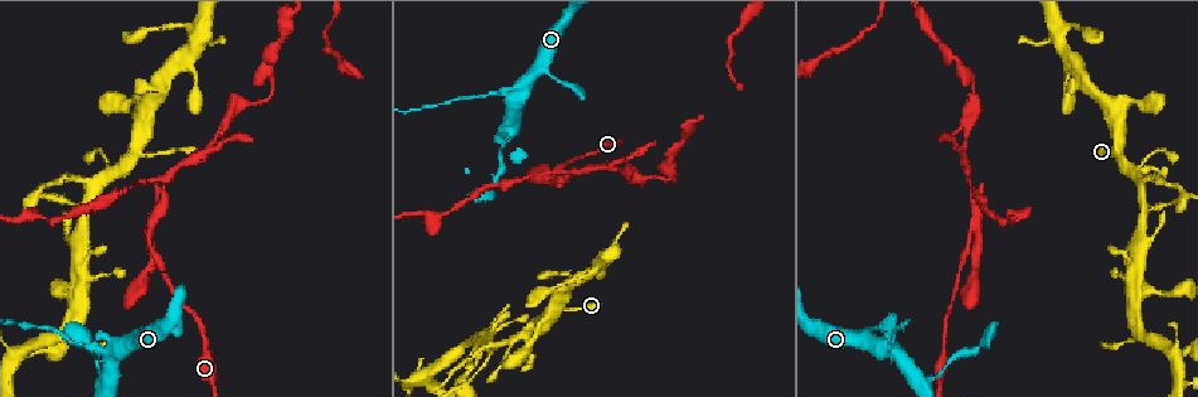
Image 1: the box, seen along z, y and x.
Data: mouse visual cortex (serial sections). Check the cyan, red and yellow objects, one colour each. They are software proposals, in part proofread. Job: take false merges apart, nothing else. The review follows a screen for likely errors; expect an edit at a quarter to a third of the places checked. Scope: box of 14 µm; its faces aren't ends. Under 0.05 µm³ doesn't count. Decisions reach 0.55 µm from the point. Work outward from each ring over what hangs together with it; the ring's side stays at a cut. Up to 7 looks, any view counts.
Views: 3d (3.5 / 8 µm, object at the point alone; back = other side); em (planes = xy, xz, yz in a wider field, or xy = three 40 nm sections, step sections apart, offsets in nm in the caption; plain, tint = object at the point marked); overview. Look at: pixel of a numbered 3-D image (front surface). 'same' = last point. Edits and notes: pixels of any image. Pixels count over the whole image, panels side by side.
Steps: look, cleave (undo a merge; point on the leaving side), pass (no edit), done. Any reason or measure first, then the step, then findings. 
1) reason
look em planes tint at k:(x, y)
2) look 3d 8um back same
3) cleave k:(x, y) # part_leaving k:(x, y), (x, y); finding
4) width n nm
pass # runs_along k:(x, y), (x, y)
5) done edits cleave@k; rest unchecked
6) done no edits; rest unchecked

abrupt turn
look em xy step 5 tint at 1:(968, 235)

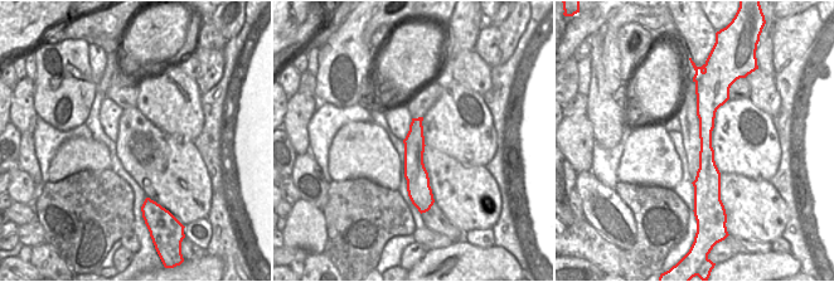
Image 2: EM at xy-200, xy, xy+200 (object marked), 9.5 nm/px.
wider look
look 3d 3.5um same

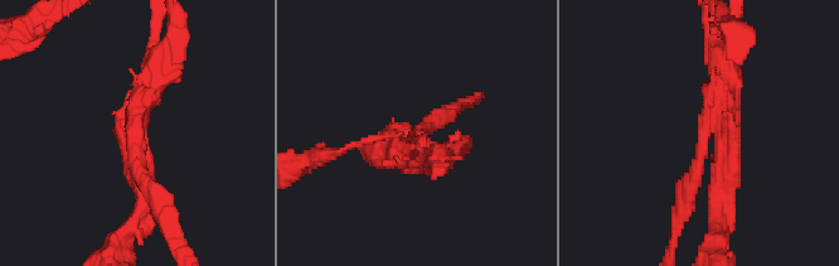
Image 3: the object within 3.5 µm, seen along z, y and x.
cleave 3:(121, 139) # part_leaving 3:(135, 169), (139, 111), (165, 57); two cells meet here

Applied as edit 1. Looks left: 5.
look overview

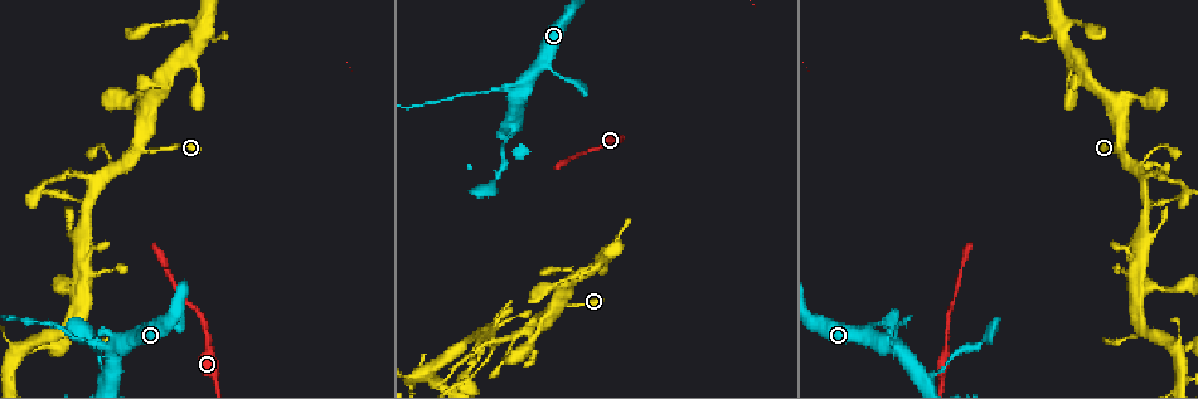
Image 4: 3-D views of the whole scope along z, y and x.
sharp bend
look 3d 3.5um at 4:(90, 201)

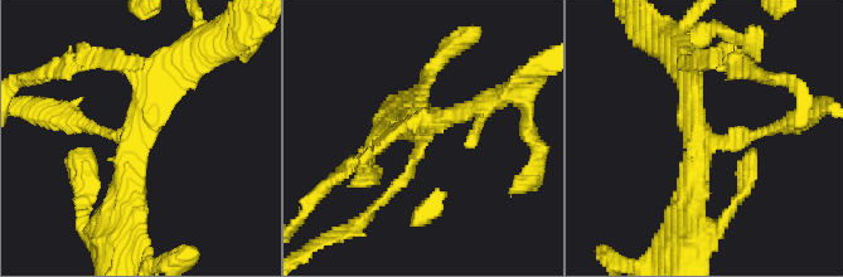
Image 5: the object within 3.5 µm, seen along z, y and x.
arms 3; arm_widths 150, 300, 300 nm
look em planes tint at 5:(425, 135)

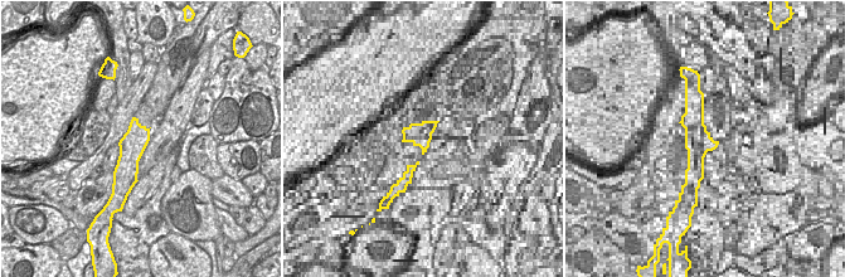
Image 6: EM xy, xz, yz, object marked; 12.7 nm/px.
pass # runs_along 5:(450, 115), (379, 202); continuous, no second cell

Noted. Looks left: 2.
three-way junction
look 3d 3.5um at 4:(510, 88)

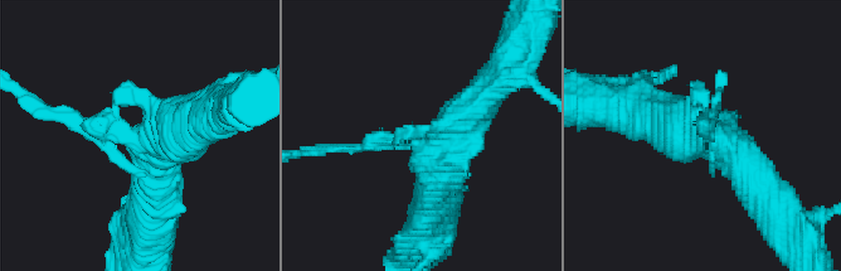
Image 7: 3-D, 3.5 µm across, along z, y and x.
look em xy step 2 tint at 7:(145, 137)

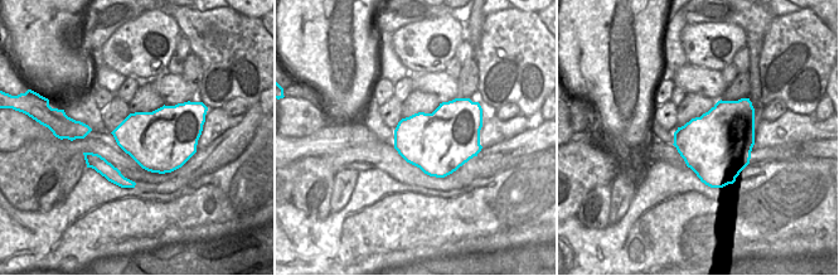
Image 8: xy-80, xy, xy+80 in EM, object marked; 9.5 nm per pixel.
width 600 nm
cleave 7:(76, 120) # part_leaving 7:(132, 136), (43, 112), (32, 101); a second cell is stuck on

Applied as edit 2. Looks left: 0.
done edits cleave@3, cleave@7; rest unchecked

